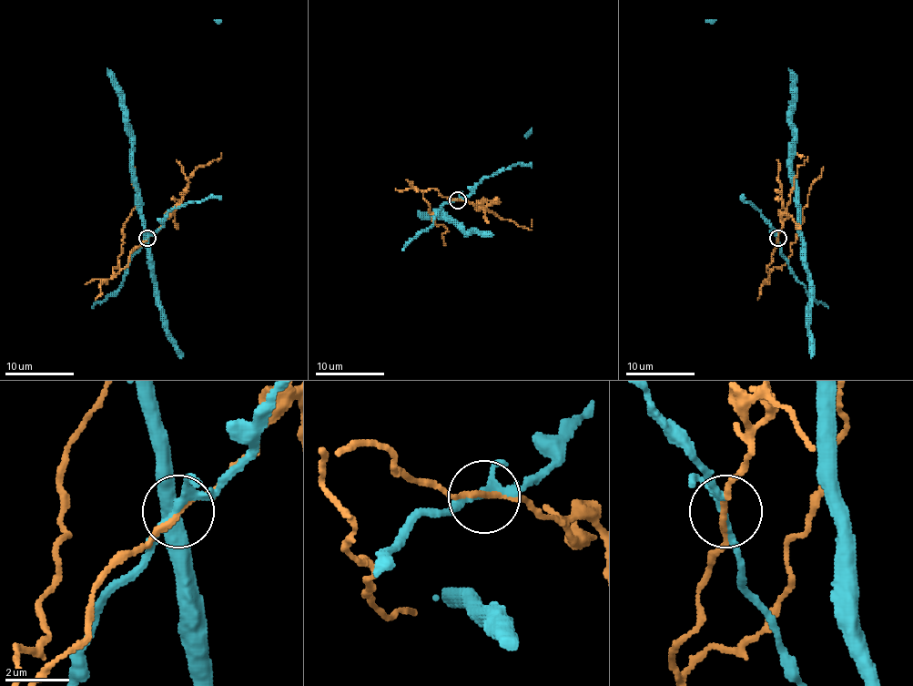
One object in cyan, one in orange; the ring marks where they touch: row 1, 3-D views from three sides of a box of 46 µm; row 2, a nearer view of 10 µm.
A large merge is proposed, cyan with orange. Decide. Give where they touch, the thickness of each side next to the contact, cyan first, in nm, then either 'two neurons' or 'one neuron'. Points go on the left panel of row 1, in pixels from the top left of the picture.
place (147, 238); calibres 200 and 160 nm; two neurons

